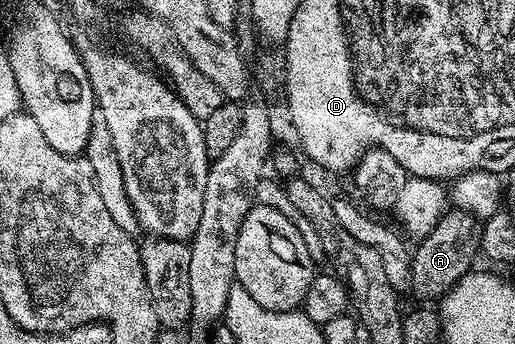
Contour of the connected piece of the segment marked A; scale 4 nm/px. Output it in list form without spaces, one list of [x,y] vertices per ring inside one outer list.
[[[451,209],[447,214],[439,217],[437,225],[429,235],[423,237],[418,248],[415,247],[411,257],[411,293],[430,302],[430,299],[441,299],[462,276],[473,269],[474,258],[480,250],[480,228],[475,219],[462,212],[461,209]]]

